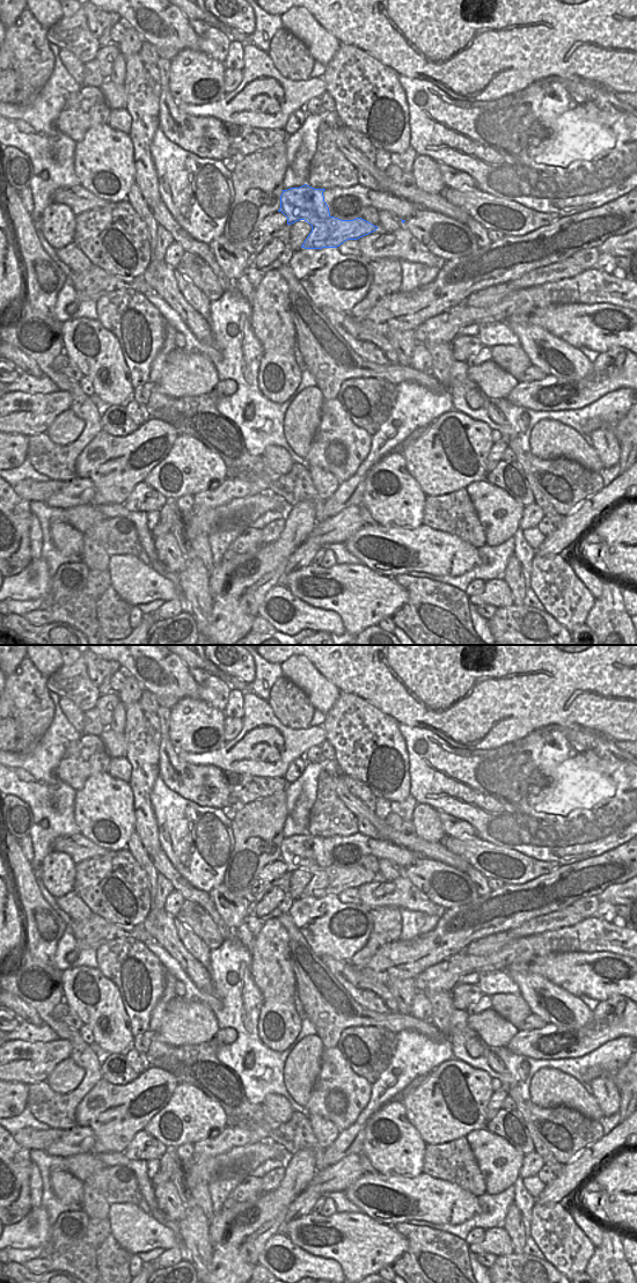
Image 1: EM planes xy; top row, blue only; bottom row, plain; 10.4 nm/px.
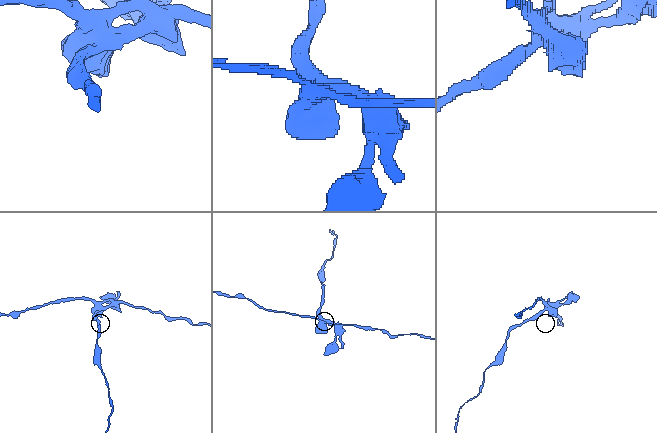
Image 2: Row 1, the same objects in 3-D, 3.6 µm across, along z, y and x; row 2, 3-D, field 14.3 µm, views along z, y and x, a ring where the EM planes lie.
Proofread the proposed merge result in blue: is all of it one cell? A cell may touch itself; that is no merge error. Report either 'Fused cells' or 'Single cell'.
Fused cells

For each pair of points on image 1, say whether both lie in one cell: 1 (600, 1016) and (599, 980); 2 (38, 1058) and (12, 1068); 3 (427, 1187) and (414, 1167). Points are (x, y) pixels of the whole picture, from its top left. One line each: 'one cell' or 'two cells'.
1: two cells
2: one cell
3: two cells

